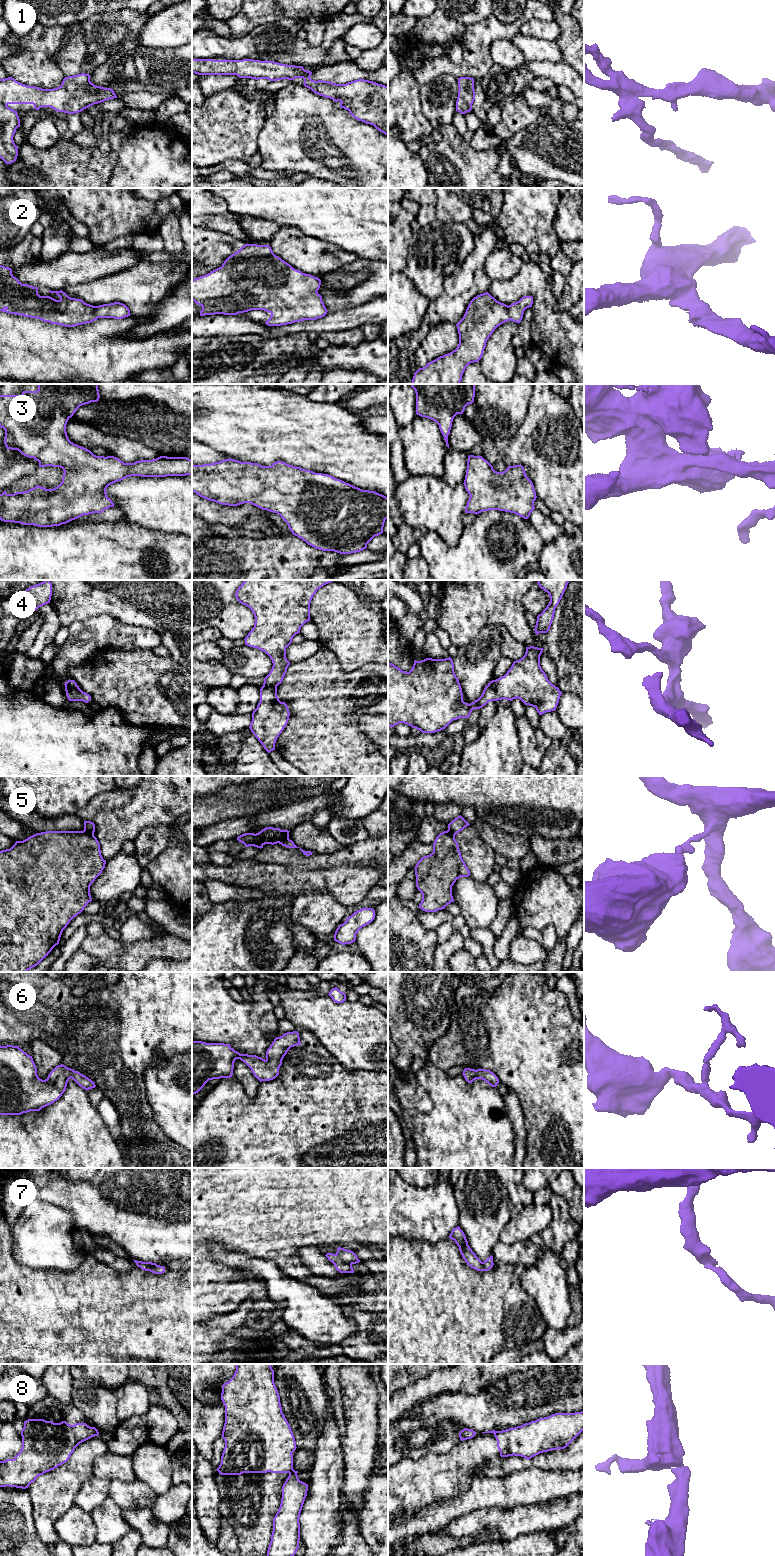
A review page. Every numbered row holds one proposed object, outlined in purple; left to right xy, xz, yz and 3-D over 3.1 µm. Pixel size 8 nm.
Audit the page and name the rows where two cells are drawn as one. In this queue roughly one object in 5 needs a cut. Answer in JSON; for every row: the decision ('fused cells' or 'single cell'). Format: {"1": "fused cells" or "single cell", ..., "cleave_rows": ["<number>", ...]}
{"1": "fused cells", "2": "single cell", "3": "single cell", "4": "single cell", "5": "fused cells", "6": "single cell", "7": "single cell", "8": "fused cells", "cleave_rows": ["1", "5", "8"]}

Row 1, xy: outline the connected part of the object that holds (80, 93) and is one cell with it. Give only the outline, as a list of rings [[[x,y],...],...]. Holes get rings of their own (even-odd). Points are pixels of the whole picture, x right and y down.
[[[85,73],[65,77],[61,87],[66,96],[64,113],[68,114],[79,113],[94,104],[117,98],[113,89],[94,85],[90,75]]]

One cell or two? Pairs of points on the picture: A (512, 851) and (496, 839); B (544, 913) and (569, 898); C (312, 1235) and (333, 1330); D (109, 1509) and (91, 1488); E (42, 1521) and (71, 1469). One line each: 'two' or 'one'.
A: one
B: one
C: two
D: two
E: one

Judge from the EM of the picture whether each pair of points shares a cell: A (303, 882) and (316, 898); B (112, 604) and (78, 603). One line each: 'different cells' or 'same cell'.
A: different cells
B: same cell

